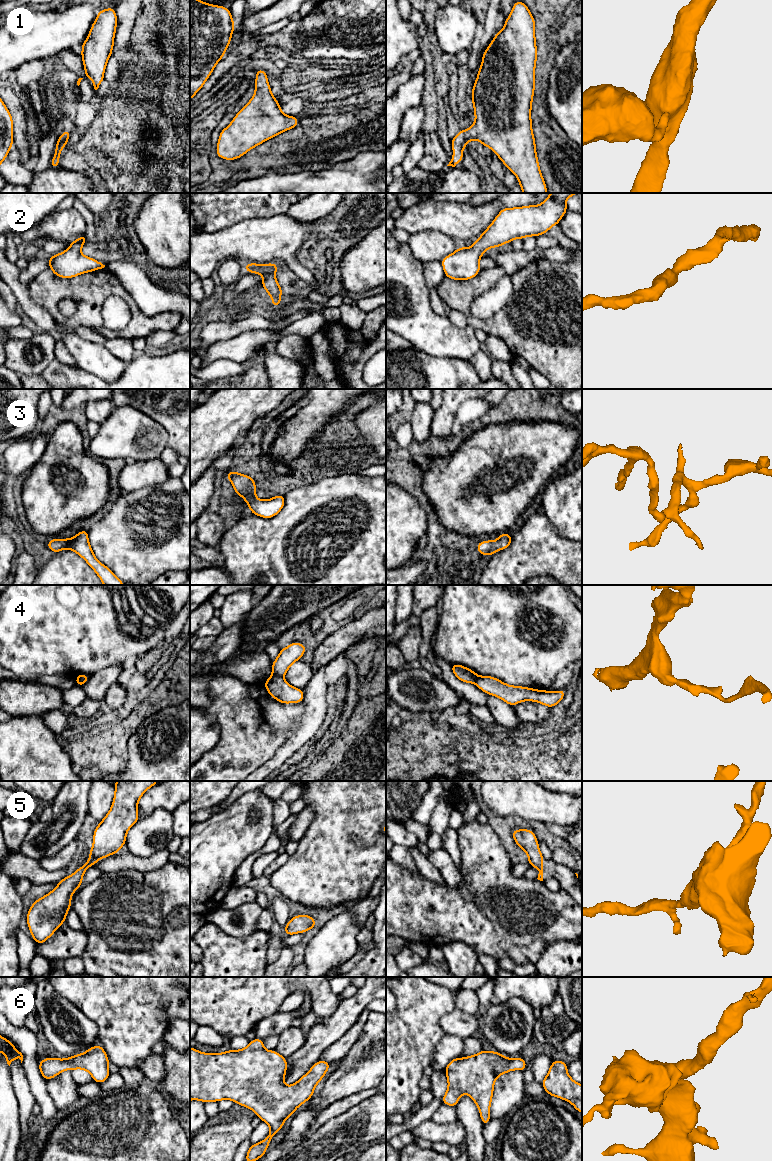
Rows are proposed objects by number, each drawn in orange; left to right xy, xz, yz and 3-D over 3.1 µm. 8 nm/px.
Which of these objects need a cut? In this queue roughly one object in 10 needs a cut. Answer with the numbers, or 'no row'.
4

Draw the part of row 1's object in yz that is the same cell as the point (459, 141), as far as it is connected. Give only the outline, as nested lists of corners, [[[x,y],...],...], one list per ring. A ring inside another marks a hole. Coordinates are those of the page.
[[[524,1],[513,4],[512,11],[505,20],[504,28],[496,33],[493,41],[483,53],[482,63],[478,70],[477,79],[472,88],[472,103],[475,122],[468,129],[461,129],[451,140],[453,157],[447,166],[455,167],[463,160],[463,148],[471,140],[481,142],[489,147],[508,170],[518,178],[523,193],[547,193],[547,187],[540,171],[536,154],[535,138],[532,130],[531,109],[535,89],[535,67],[537,46],[535,40],[535,20]]]

